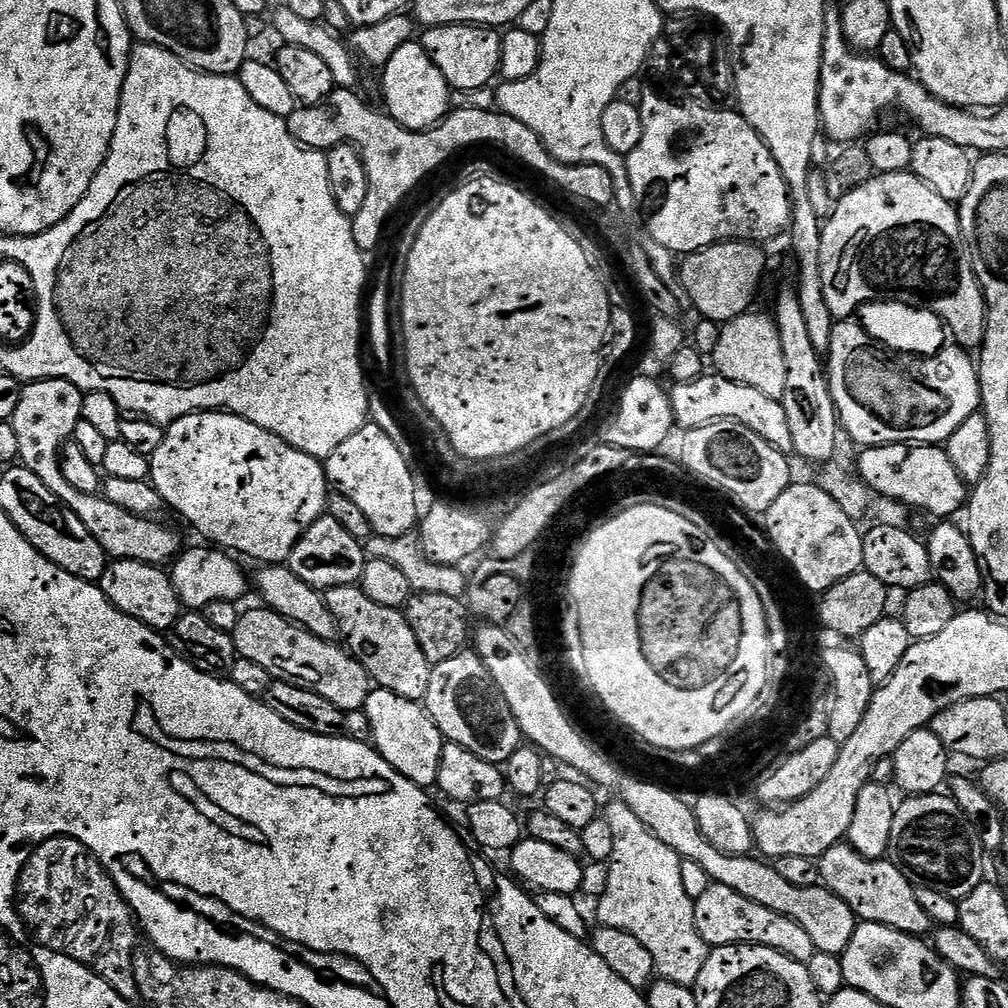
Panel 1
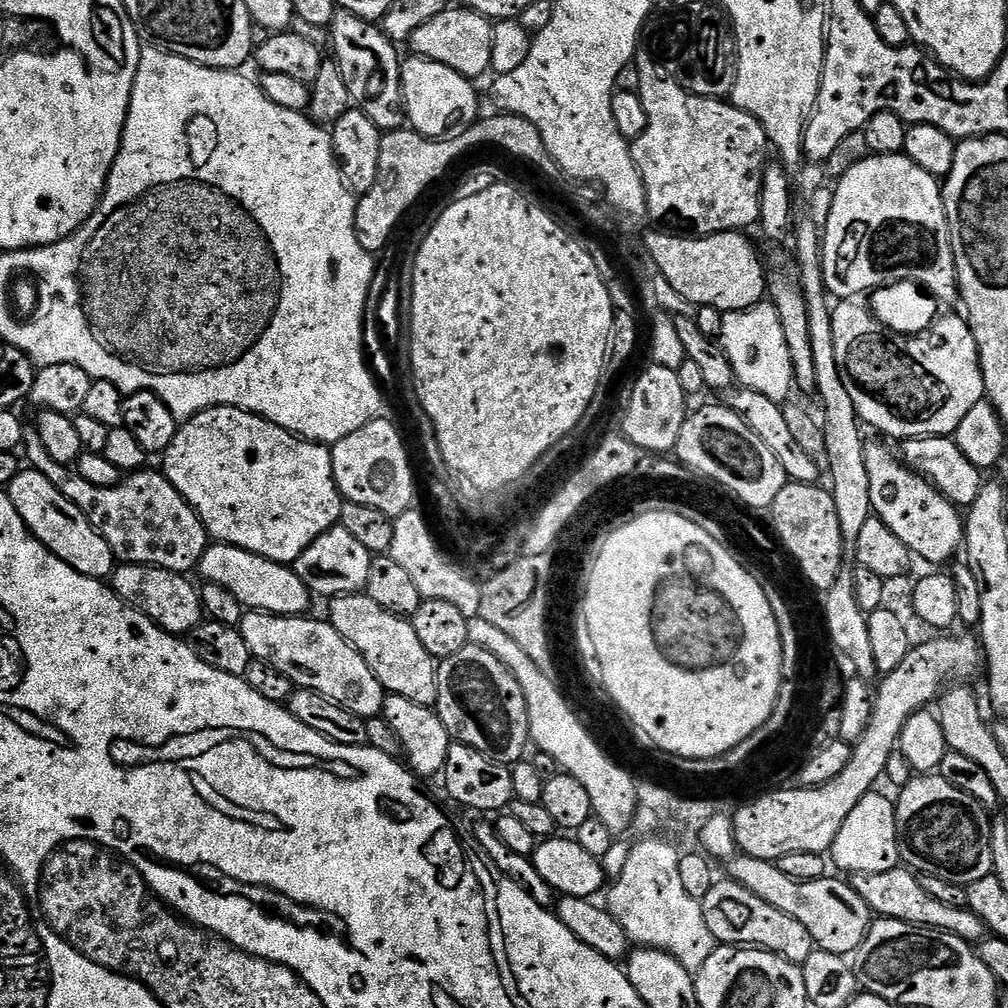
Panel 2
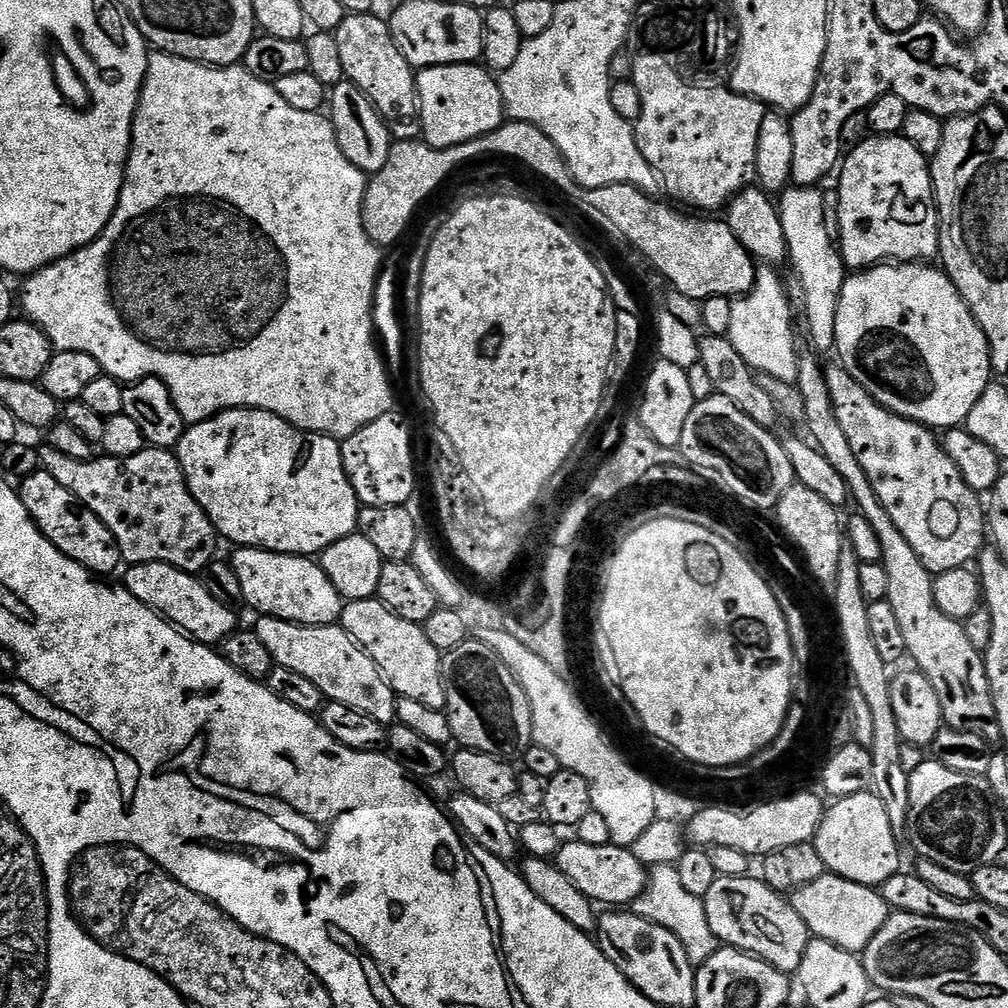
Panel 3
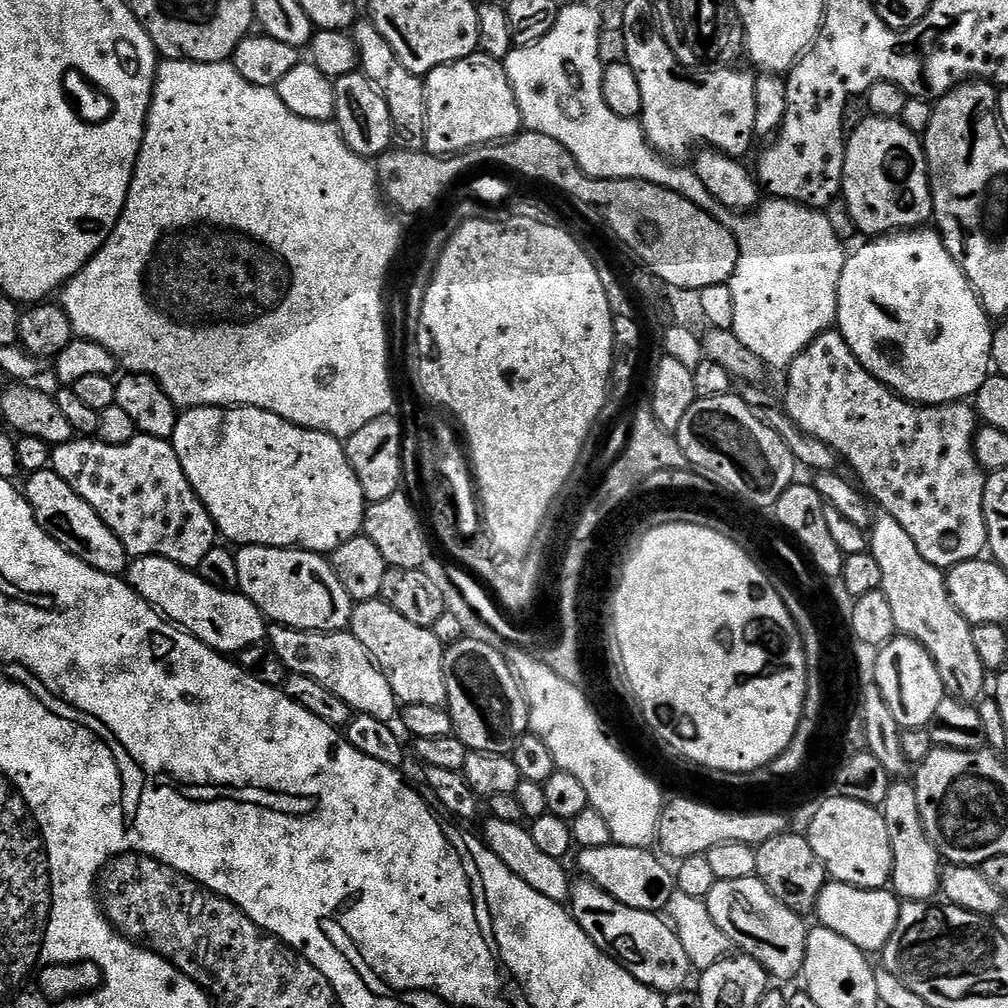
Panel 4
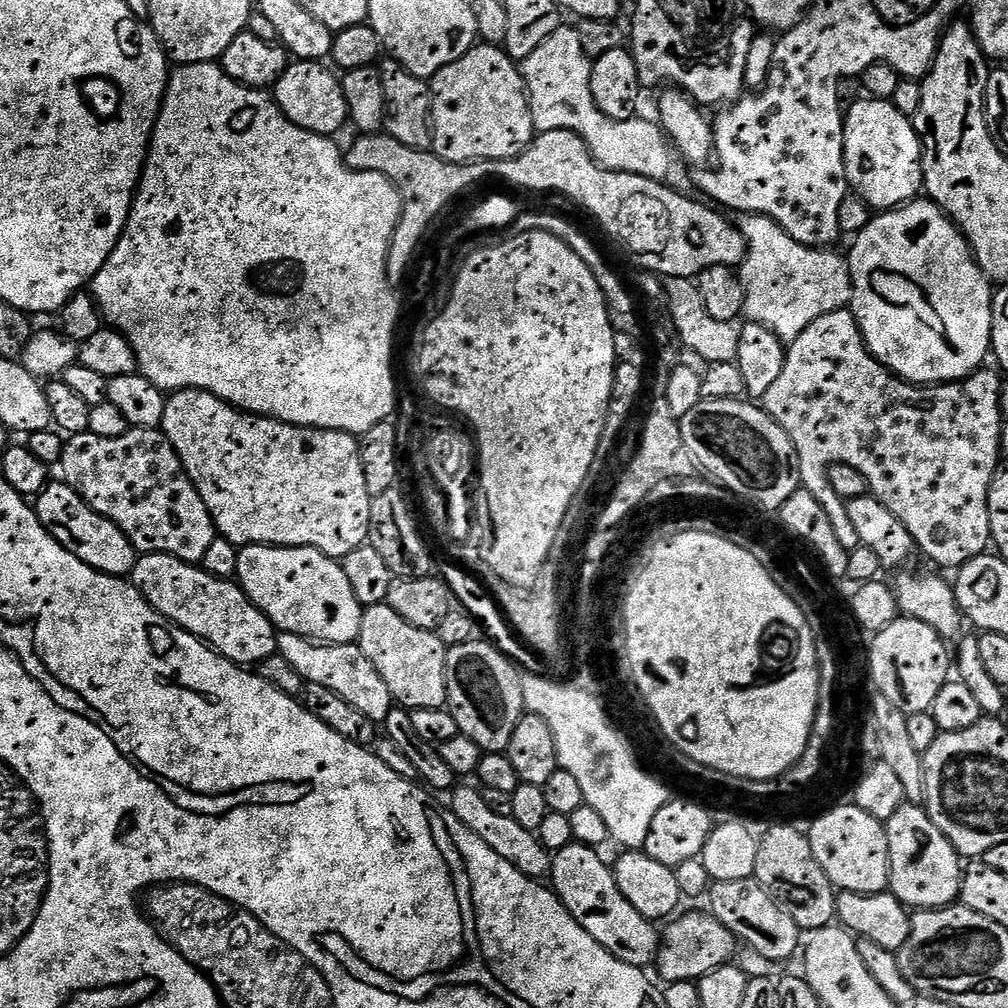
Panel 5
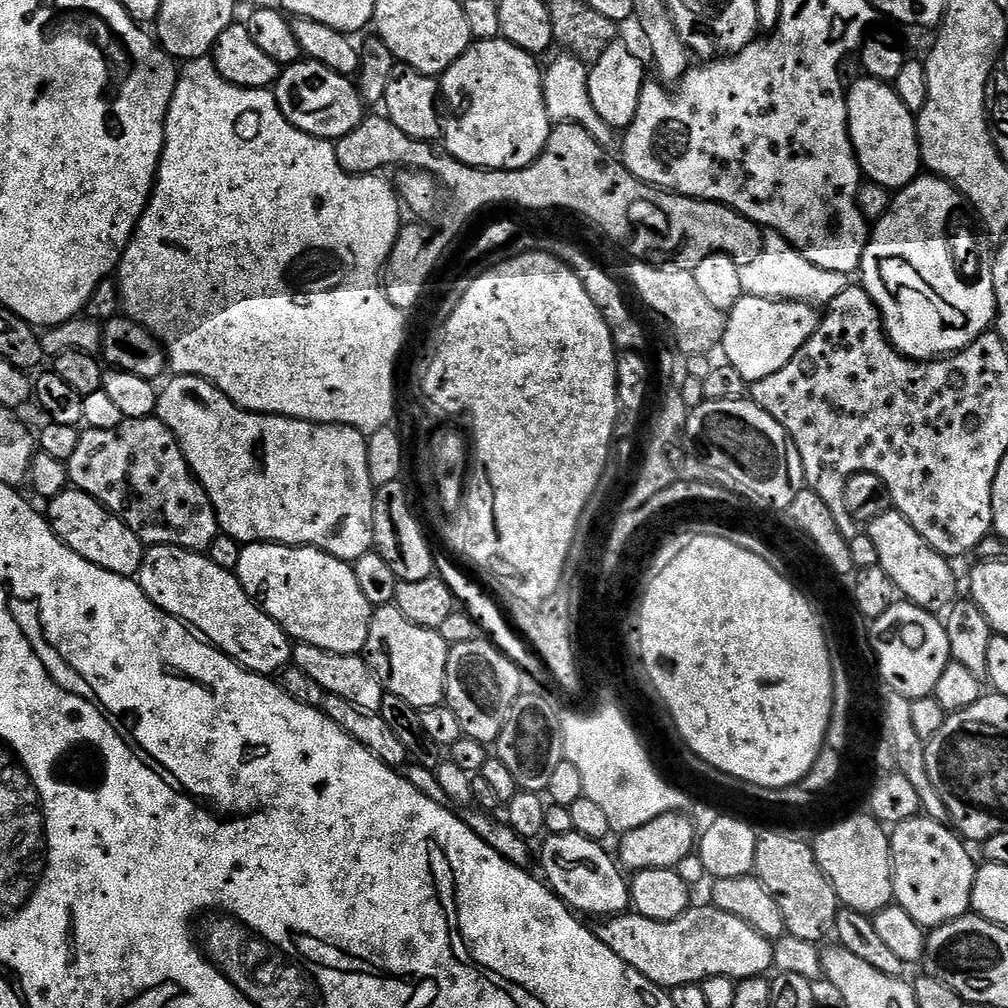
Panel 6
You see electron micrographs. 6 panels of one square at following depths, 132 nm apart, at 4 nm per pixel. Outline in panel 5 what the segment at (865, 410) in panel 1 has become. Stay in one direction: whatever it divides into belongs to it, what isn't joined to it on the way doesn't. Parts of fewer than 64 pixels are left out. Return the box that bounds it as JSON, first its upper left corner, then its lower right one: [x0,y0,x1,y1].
[847,198,993,386]

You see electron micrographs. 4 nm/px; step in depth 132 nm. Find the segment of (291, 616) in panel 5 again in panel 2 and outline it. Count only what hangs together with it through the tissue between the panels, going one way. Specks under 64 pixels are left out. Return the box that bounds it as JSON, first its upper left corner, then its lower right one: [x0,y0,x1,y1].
[199,543,314,616]

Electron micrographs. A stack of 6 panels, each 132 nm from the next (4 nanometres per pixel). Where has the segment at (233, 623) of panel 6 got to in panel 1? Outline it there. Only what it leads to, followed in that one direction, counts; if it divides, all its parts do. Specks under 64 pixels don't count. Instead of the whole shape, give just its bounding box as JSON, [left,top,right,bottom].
[98,560,182,630]

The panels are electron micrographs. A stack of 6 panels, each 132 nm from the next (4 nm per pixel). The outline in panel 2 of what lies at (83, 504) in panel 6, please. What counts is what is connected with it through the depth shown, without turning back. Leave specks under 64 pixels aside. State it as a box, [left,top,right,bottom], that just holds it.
[6,470,118,581]

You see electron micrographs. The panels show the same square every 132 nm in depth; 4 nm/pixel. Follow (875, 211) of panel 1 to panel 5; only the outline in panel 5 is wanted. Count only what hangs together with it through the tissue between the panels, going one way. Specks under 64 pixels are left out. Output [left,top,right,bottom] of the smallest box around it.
[844,98,924,210]

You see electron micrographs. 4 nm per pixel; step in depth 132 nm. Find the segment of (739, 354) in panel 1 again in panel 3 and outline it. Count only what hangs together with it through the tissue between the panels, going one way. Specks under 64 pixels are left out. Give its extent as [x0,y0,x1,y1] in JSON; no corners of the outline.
[727,267,796,382]

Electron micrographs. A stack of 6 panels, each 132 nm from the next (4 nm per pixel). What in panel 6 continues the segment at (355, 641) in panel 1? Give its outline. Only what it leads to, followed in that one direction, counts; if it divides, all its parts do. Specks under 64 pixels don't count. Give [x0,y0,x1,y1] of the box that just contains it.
[364,603,449,709]

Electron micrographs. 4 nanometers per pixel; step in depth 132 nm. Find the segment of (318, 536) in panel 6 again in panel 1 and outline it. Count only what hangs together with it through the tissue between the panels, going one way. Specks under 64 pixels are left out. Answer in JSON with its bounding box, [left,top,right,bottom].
[150,410,330,566]

